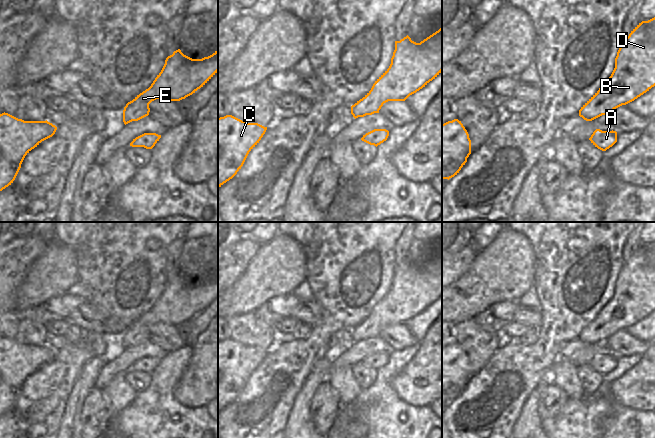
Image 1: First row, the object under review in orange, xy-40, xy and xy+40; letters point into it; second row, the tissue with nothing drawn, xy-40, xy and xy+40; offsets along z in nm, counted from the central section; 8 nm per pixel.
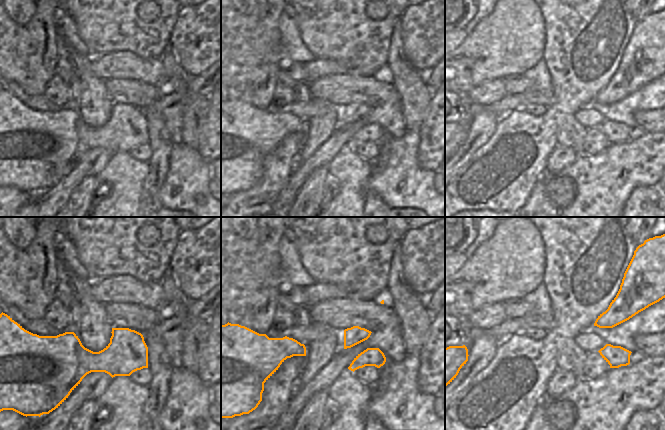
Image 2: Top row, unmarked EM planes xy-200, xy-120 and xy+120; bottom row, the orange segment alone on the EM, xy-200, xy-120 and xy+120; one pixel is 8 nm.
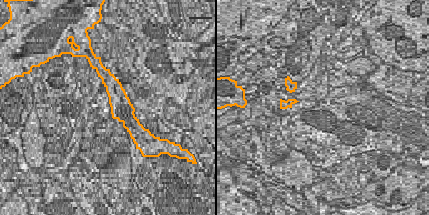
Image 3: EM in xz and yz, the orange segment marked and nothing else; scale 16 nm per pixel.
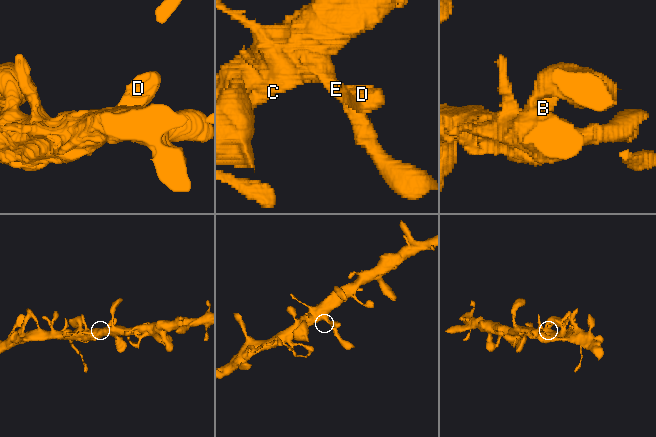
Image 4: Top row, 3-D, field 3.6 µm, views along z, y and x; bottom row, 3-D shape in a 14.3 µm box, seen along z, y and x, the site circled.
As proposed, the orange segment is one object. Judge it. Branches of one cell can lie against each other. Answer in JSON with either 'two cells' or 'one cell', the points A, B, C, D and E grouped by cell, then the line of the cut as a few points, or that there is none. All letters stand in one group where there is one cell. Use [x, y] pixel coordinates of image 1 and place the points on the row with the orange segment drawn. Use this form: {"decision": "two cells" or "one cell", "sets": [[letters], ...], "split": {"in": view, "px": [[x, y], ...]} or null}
{"decision": "one cell", "sets": [["A", "B", "C", "D", "E"]], "split": null}

